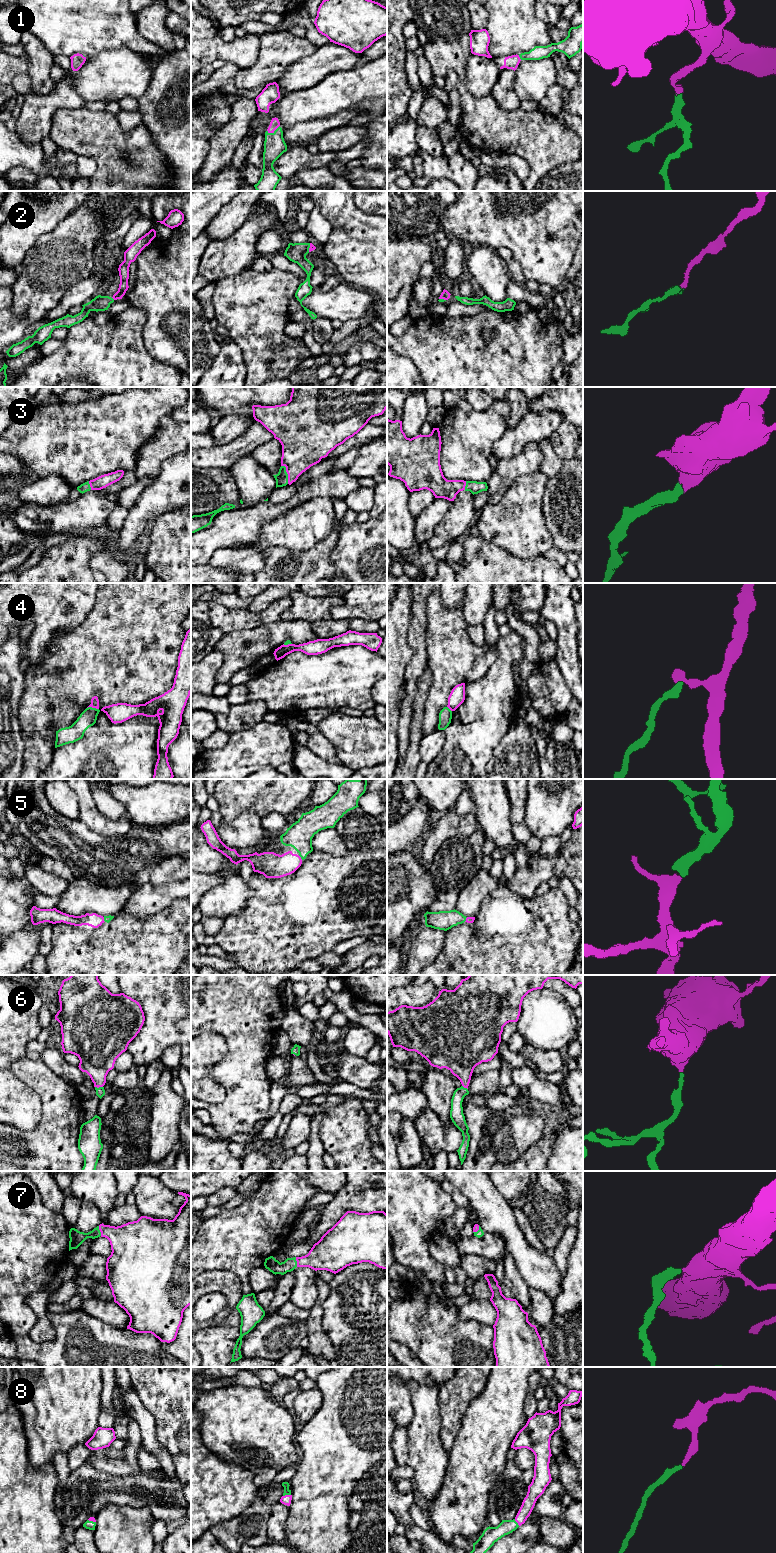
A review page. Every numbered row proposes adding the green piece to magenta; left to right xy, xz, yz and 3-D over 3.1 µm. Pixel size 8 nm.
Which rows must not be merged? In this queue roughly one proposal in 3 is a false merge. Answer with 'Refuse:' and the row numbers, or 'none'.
Refuse: 4

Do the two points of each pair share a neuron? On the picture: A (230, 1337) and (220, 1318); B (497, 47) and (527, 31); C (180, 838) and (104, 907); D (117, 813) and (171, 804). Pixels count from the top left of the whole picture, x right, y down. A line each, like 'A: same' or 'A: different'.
A: different
B: same
C: different
D: different

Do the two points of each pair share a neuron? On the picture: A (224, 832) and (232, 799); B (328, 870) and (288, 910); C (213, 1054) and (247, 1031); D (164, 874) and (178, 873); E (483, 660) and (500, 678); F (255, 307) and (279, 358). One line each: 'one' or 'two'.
A: two
B: one
C: two
D: one
E: two
F: one

